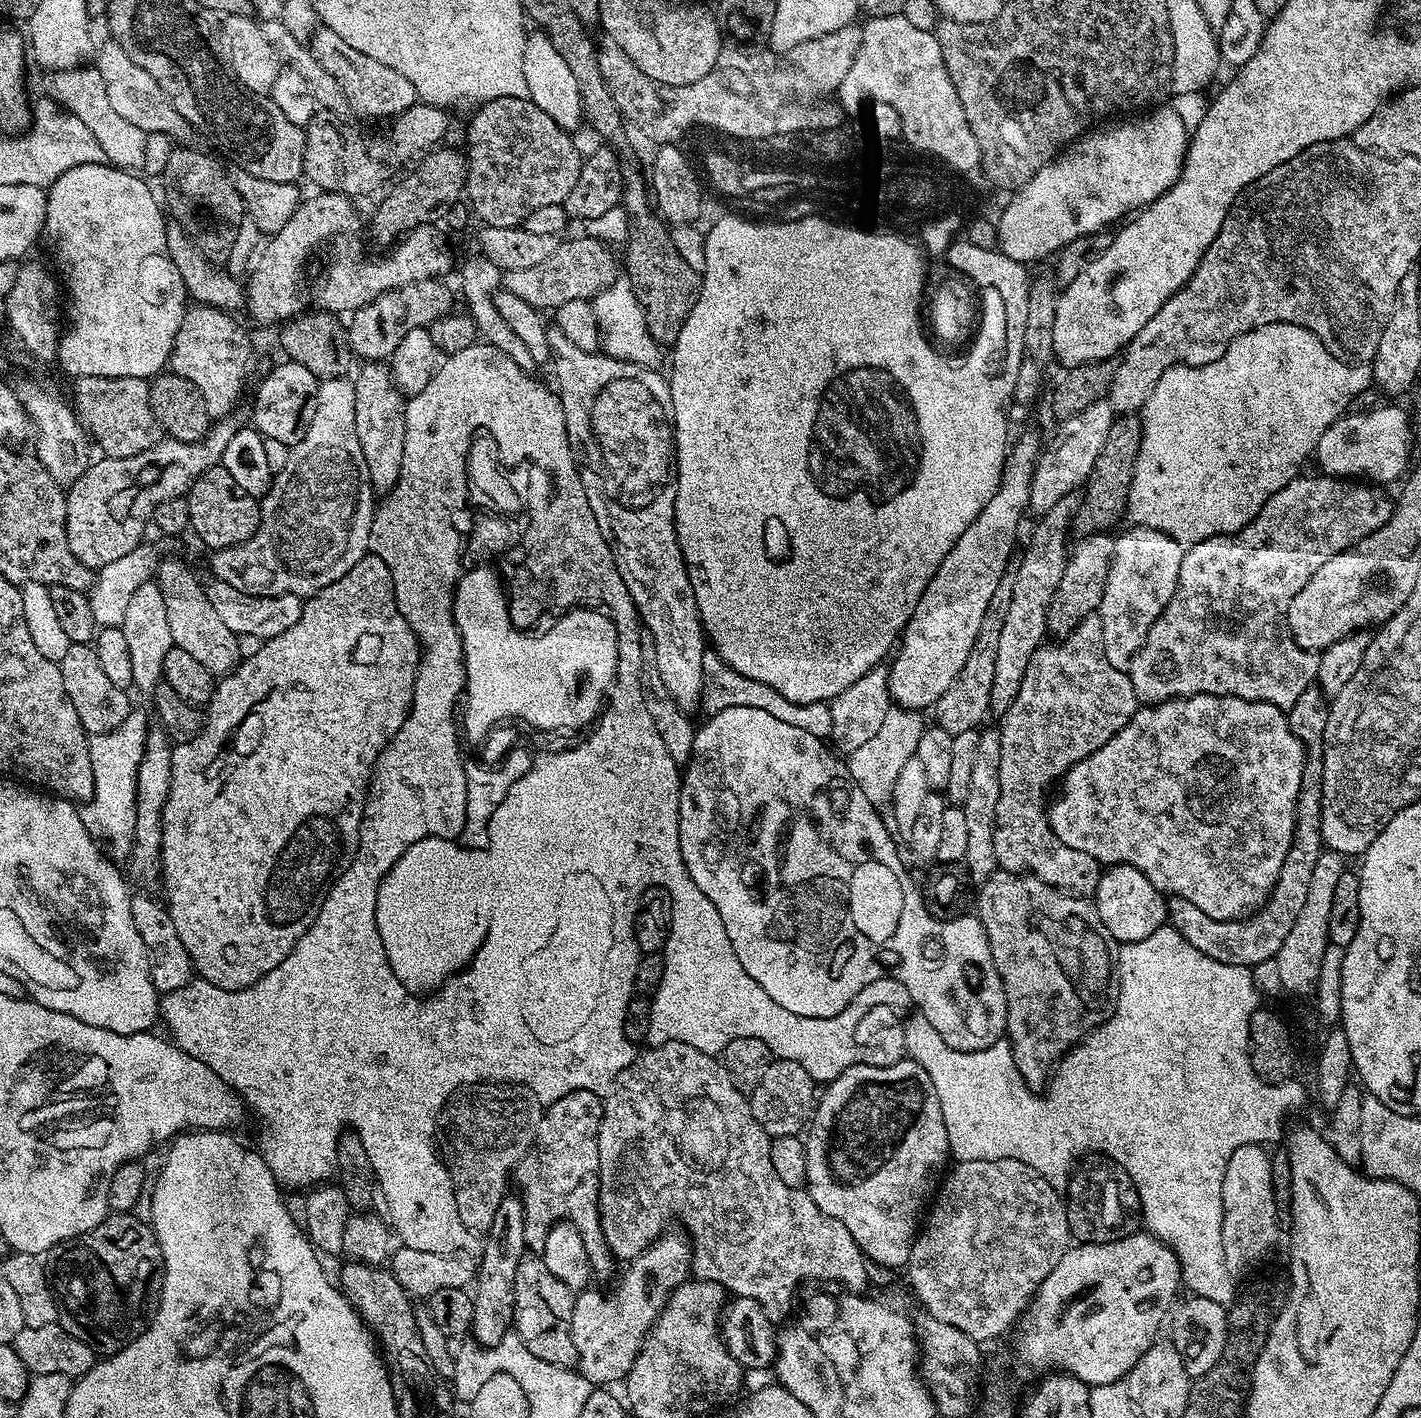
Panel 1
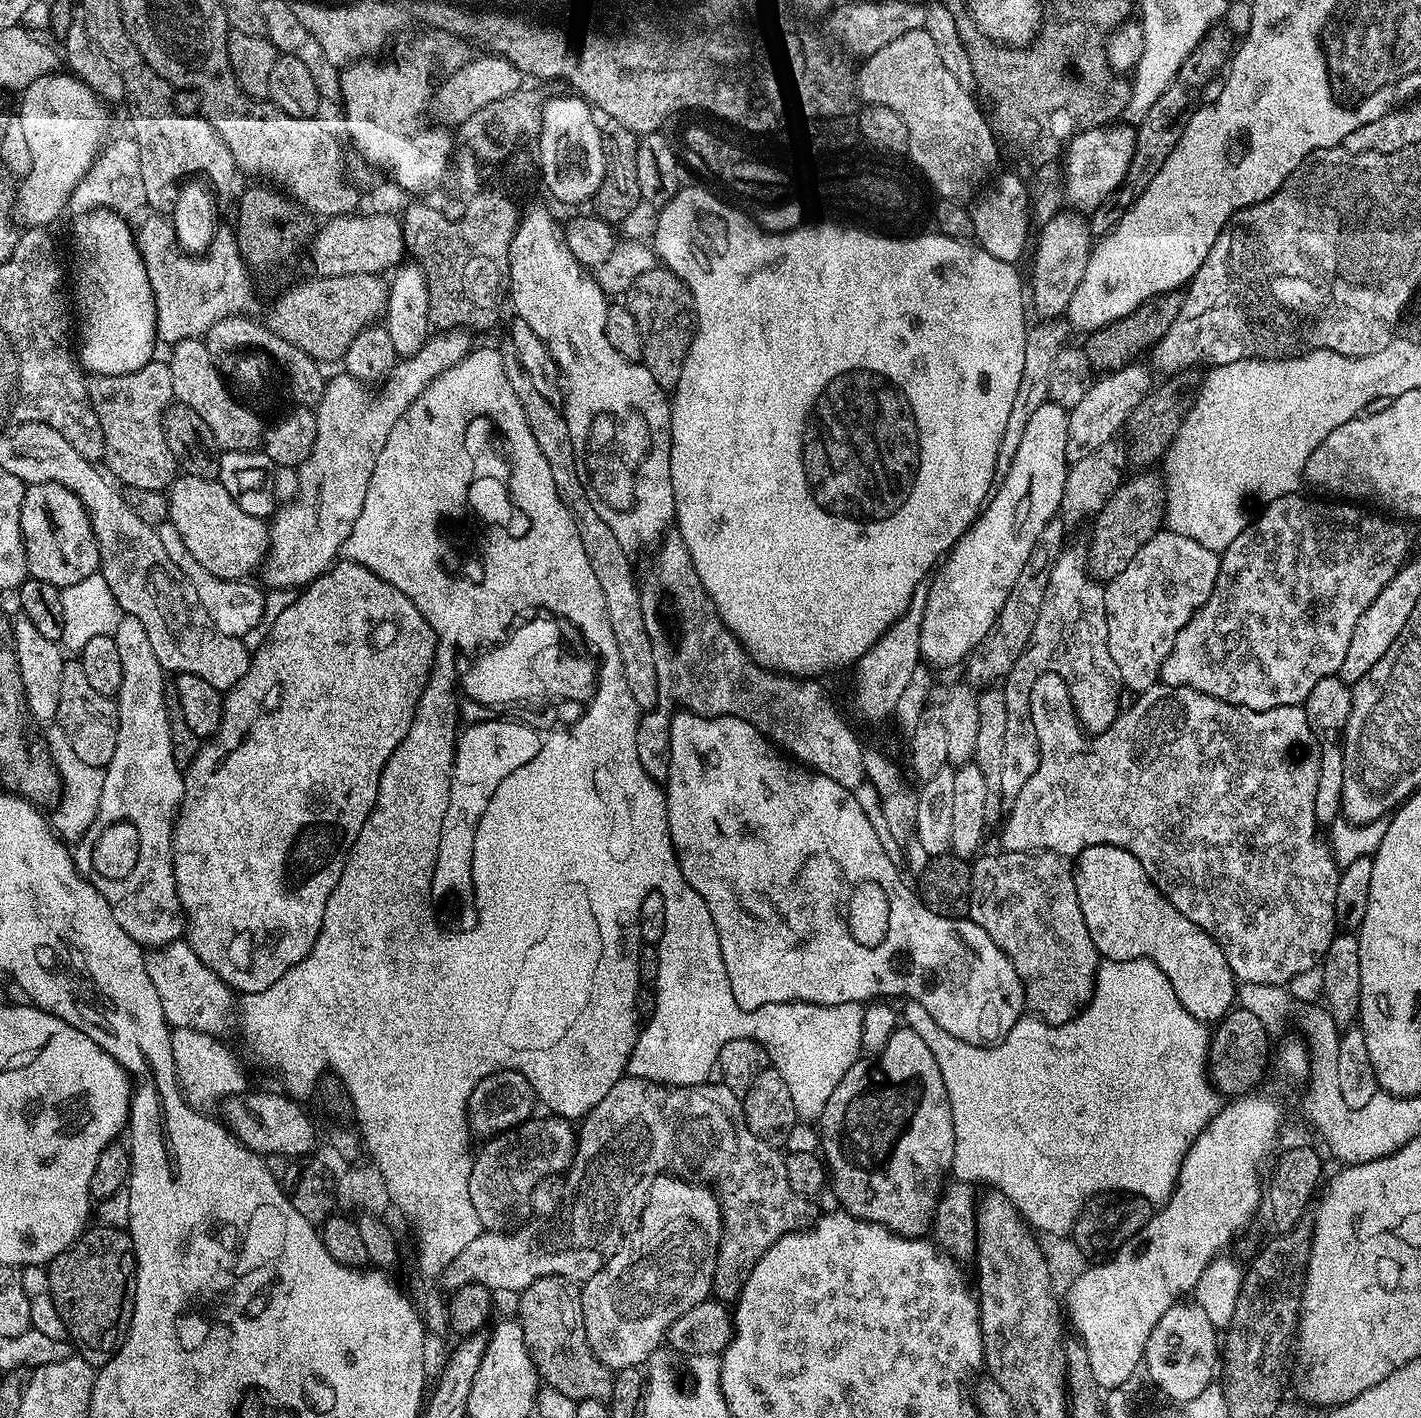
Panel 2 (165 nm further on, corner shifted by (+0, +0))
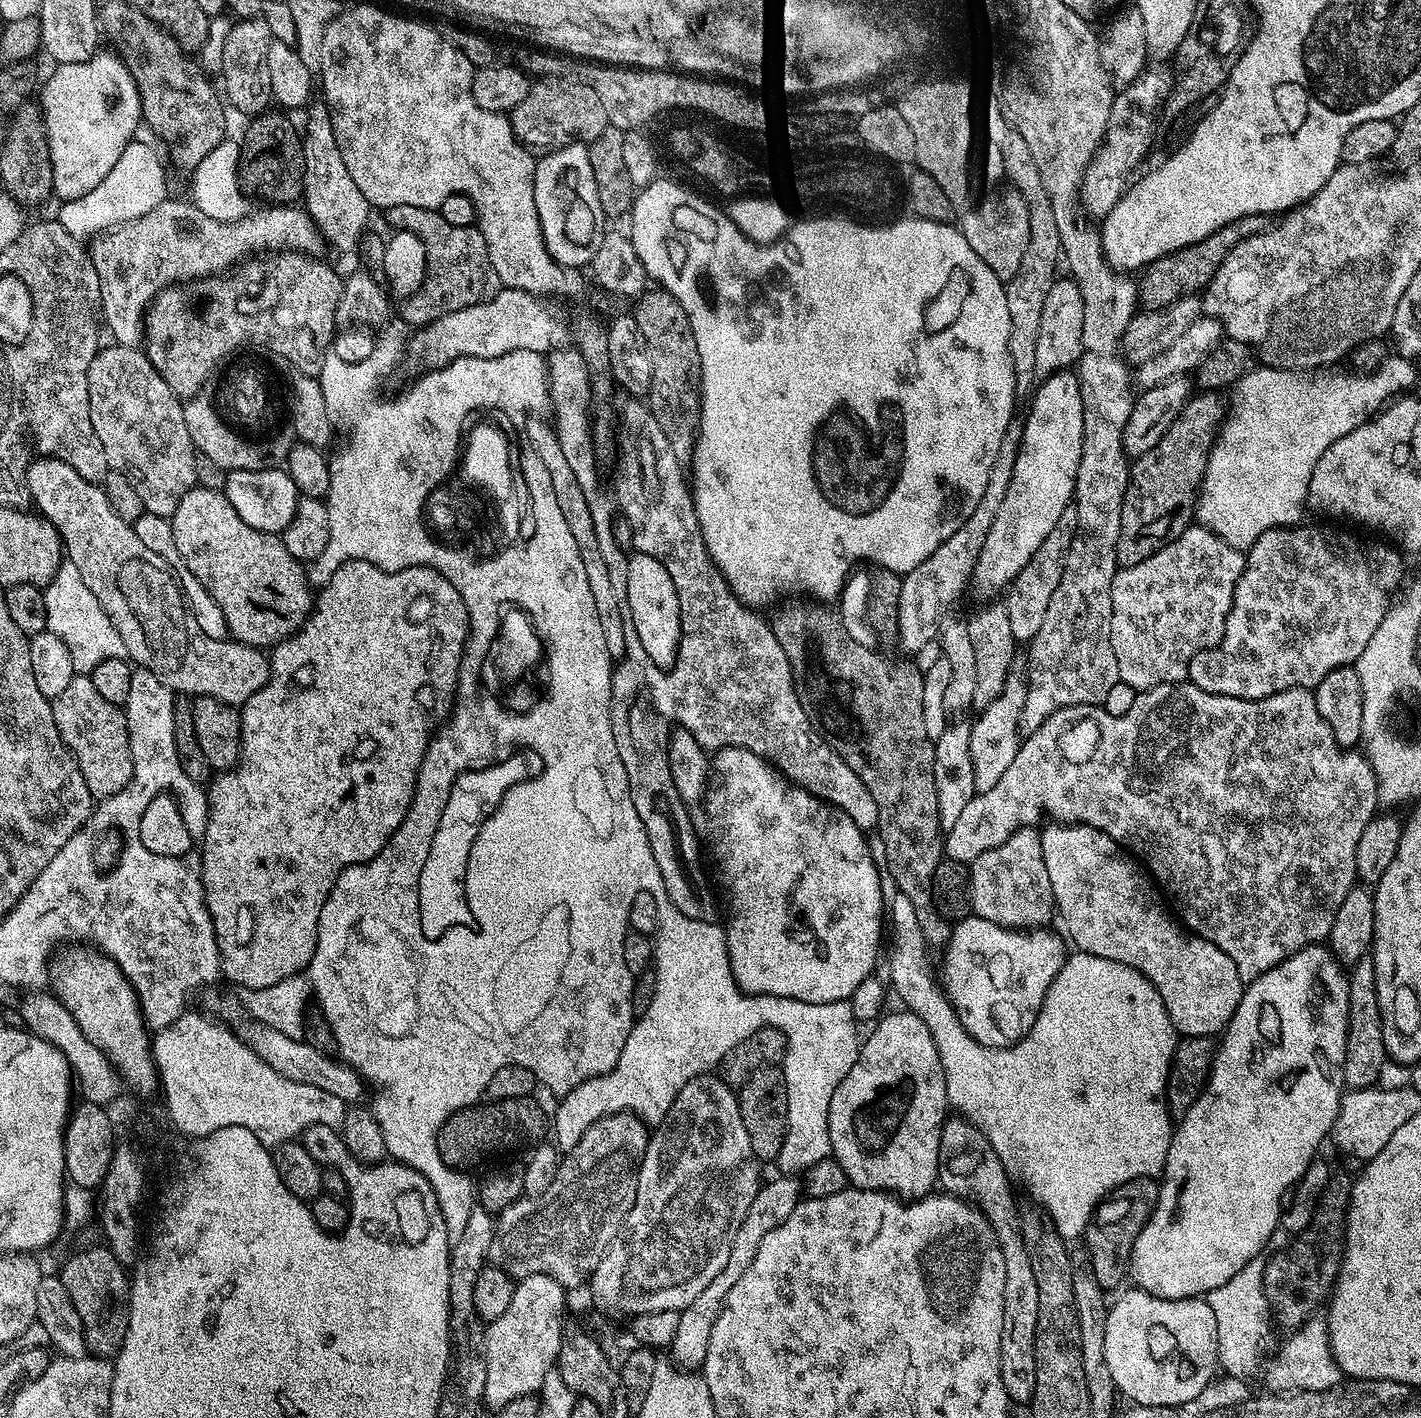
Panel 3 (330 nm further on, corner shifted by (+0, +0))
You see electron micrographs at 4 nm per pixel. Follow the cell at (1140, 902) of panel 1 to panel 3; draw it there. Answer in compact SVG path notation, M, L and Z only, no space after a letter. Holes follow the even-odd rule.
M1052 822L1047 826L1049 827L1048 829L1043 829L1043 831L1040 832L1042 858L1046 858L1046 871L1050 874L1050 886L1052 887L1054 898L1056 899L1056 912L1058 913L1059 919L1060 916L1064 919L1064 928L1068 931L1069 936L1067 936L1067 939L1069 941L1072 939L1073 942L1076 943L1075 947L1081 952L1094 954L1098 958L1110 958L1110 962L1122 962L1126 966L1130 966L1134 970L1138 970L1142 973L1142 975L1144 975L1158 990L1158 994L1162 998L1166 1010L1170 1014L1170 1022L1176 1027L1177 1033L1179 1033L1181 1037L1191 1038L1194 1036L1207 1036L1212 1038L1215 1037L1215 1032L1216 1035L1223 1033L1245 989L1245 985L1242 983L1232 959L1222 950L1218 950L1218 946L1214 946L1214 942L1197 936L1195 932L1185 927L1169 909L1169 913L1164 909L1165 901L1162 899L1157 885L1150 879L1149 873L1145 871L1125 849L1121 848L1118 842L1114 842L1114 838L1110 838L1102 830L1092 828L1088 824L1061 824L1059 822Z

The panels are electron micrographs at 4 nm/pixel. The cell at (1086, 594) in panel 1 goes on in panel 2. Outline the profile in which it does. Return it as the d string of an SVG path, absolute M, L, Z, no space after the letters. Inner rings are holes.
M1140 470L1135 474L1129 475L1127 479L1117 485L1091 521L1093 532L1092 541L1087 541L1088 549L1088 571L1091 572L1095 580L1107 582L1118 578L1118 574L1122 574L1122 570L1126 570L1128 563L1134 559L1134 554L1138 554L1138 550L1142 550L1142 546L1146 546L1146 542L1150 542L1150 538L1154 538L1154 534L1161 531L1164 519L1164 485L1166 483L1163 475L1156 470Z

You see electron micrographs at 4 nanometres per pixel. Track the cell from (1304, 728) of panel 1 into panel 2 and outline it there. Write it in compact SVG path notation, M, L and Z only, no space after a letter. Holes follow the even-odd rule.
M1339 675L1322 678L1322 682L1314 685L1314 690L1304 700L1302 705L1306 718L1310 722L1310 730L1316 736L1320 746L1320 761L1318 762L1318 794L1314 794L1314 814L1317 825L1327 826L1335 822L1342 809L1342 774L1344 773L1344 746L1342 737L1344 727L1350 718L1352 709L1352 690Z

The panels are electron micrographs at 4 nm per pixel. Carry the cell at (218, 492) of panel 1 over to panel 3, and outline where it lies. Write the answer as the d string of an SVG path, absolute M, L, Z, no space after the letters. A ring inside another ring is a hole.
M199 486L190 489L182 494L182 502L178 502L170 523L174 546L184 567L198 578L198 582L202 582L202 586L206 586L214 602L218 602L226 618L228 636L231 639L252 648L268 650L295 634L308 619L314 603L314 592L308 589L310 576L305 565L292 557L277 533L246 526L246 522L238 518L238 510L234 510L234 506L230 506L230 502L224 497L223 491L215 492Z

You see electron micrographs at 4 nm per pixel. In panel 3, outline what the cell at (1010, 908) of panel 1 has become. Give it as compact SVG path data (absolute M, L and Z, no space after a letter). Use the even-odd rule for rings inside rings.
M1035 827L1020 828L1002 846L986 850L970 864L972 912L1003 928L1040 930L1054 920L1056 899L1042 858L1040 832Z

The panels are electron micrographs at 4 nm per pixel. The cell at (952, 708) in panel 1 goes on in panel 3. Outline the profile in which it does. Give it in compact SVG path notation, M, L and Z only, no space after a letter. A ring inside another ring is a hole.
M1066 511L1054 526L1054 530L1046 534L1046 542L1042 542L1042 546L1034 550L1034 558L1030 558L1030 562L1022 566L1022 570L1008 585L1002 603L1006 618L1010 618L1010 630L1014 630L1017 642L1031 642L1046 619L1046 606L1050 606L1050 598L1054 596L1054 590L1058 588L1058 582L1062 578L1064 558L1073 535L1074 516L1071 511Z

